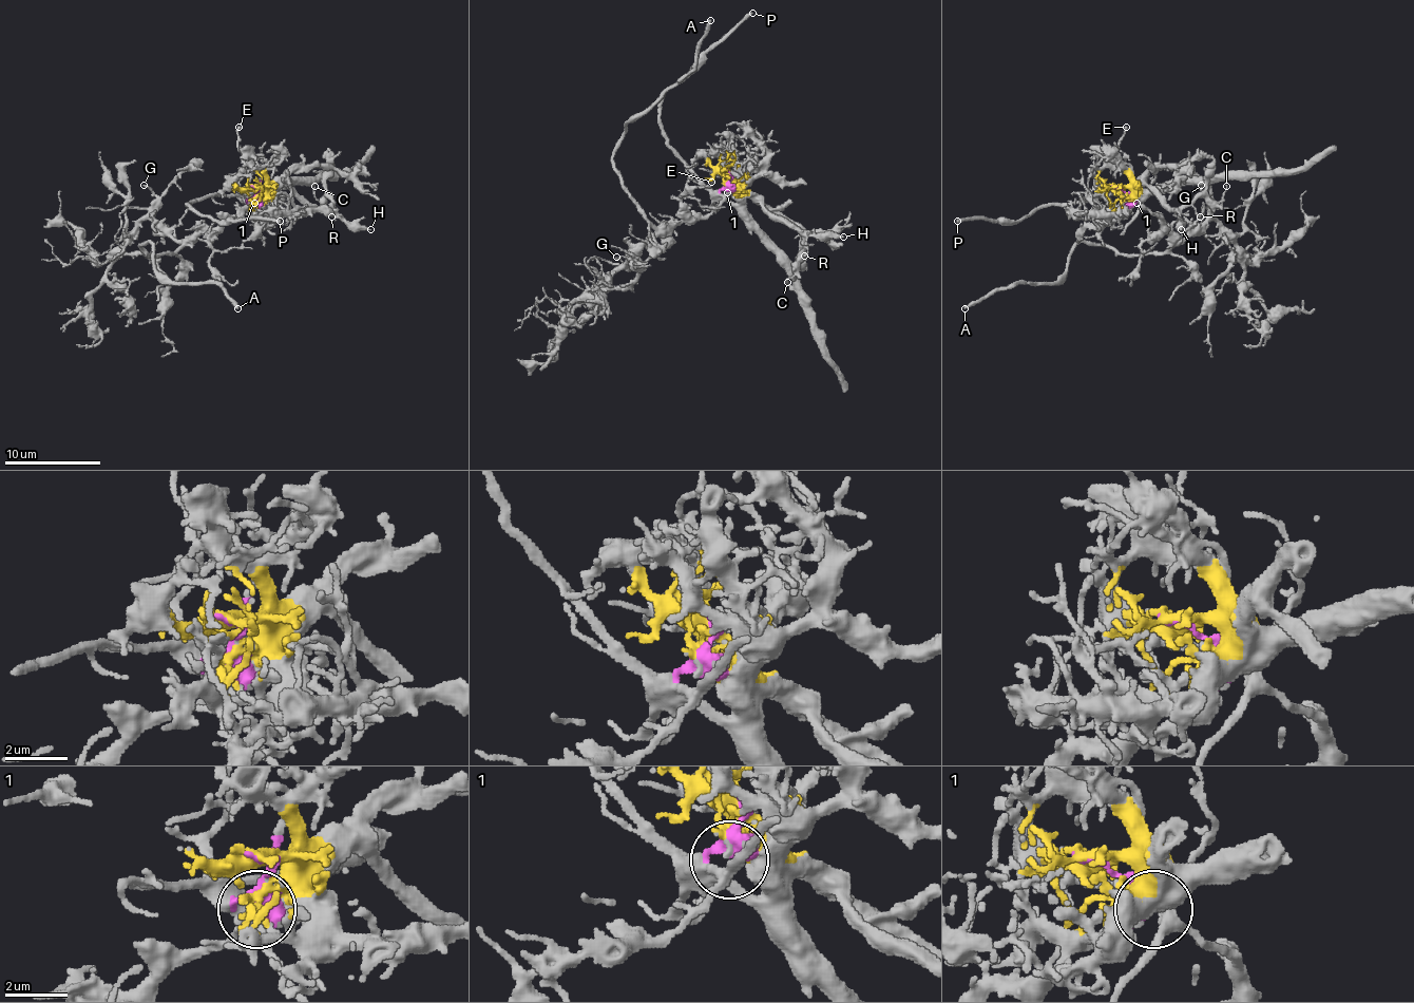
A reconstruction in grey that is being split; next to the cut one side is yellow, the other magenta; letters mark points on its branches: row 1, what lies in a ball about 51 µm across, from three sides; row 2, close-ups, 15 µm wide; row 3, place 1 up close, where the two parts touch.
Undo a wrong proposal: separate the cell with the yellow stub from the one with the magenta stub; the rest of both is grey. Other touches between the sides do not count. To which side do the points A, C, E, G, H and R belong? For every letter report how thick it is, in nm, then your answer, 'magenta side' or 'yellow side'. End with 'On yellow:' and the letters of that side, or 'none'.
A: 240 nm thick; magenta side
C: 130 nm thick; yellow side
E: 170 nm thick; yellow side
G: 130 nm thick; magenta side
H: 260 nm thick; yellow side
R: 140 nm thick; yellow side
On yellow: C, E, H, R

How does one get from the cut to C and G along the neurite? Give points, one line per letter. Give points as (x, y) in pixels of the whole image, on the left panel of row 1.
C: (256, 186), (278, 188), (319, 181), (326, 190), (326, 197), (321, 203), (313, 195), (313, 186)
G: (256, 188), (256, 200), (237, 216), (177, 241), (153, 220), (153, 193), (144, 186)

